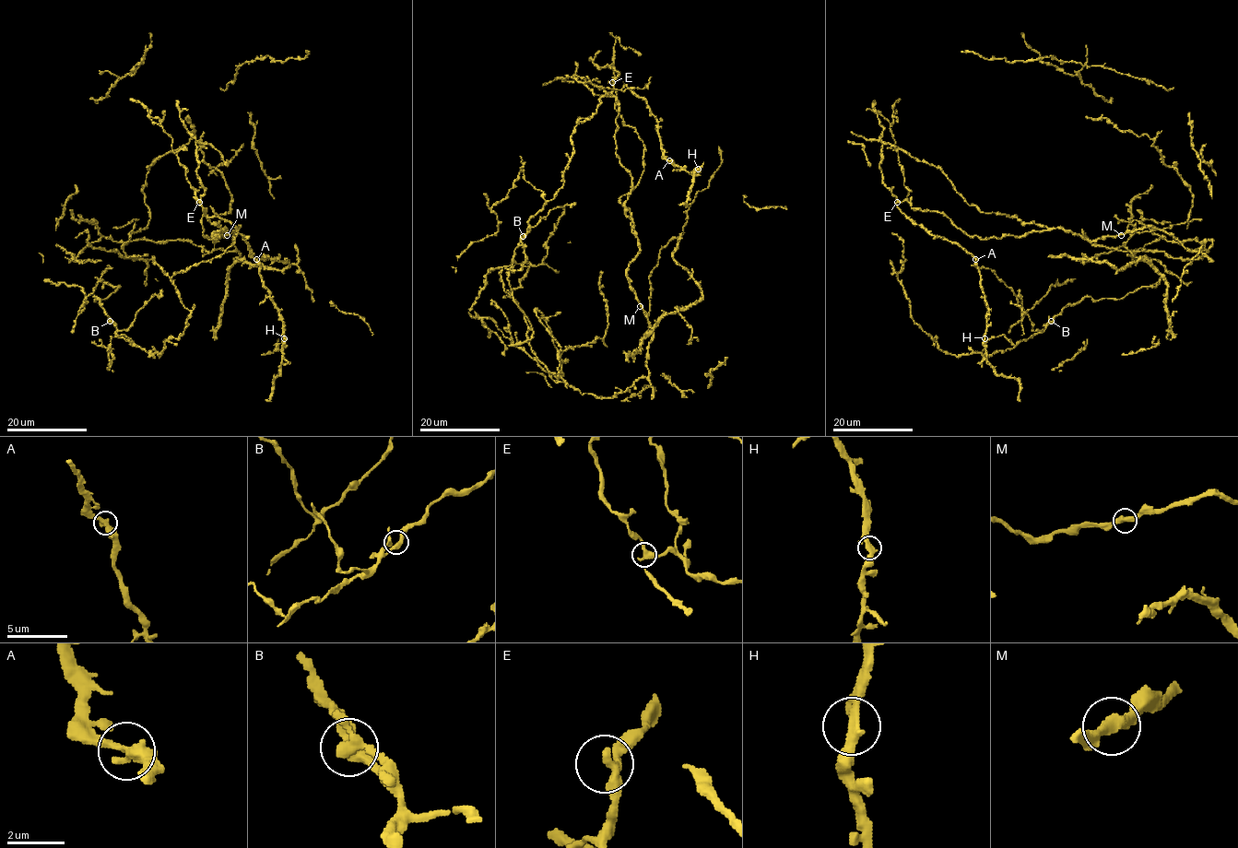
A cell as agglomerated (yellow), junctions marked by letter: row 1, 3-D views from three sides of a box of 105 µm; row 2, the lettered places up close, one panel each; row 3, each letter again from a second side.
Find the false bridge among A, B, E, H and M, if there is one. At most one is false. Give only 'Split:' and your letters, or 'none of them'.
Split: none of them

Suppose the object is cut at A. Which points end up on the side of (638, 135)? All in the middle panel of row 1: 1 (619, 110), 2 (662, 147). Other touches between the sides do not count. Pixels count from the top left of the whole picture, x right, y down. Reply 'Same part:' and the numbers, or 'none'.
Same part: 1

